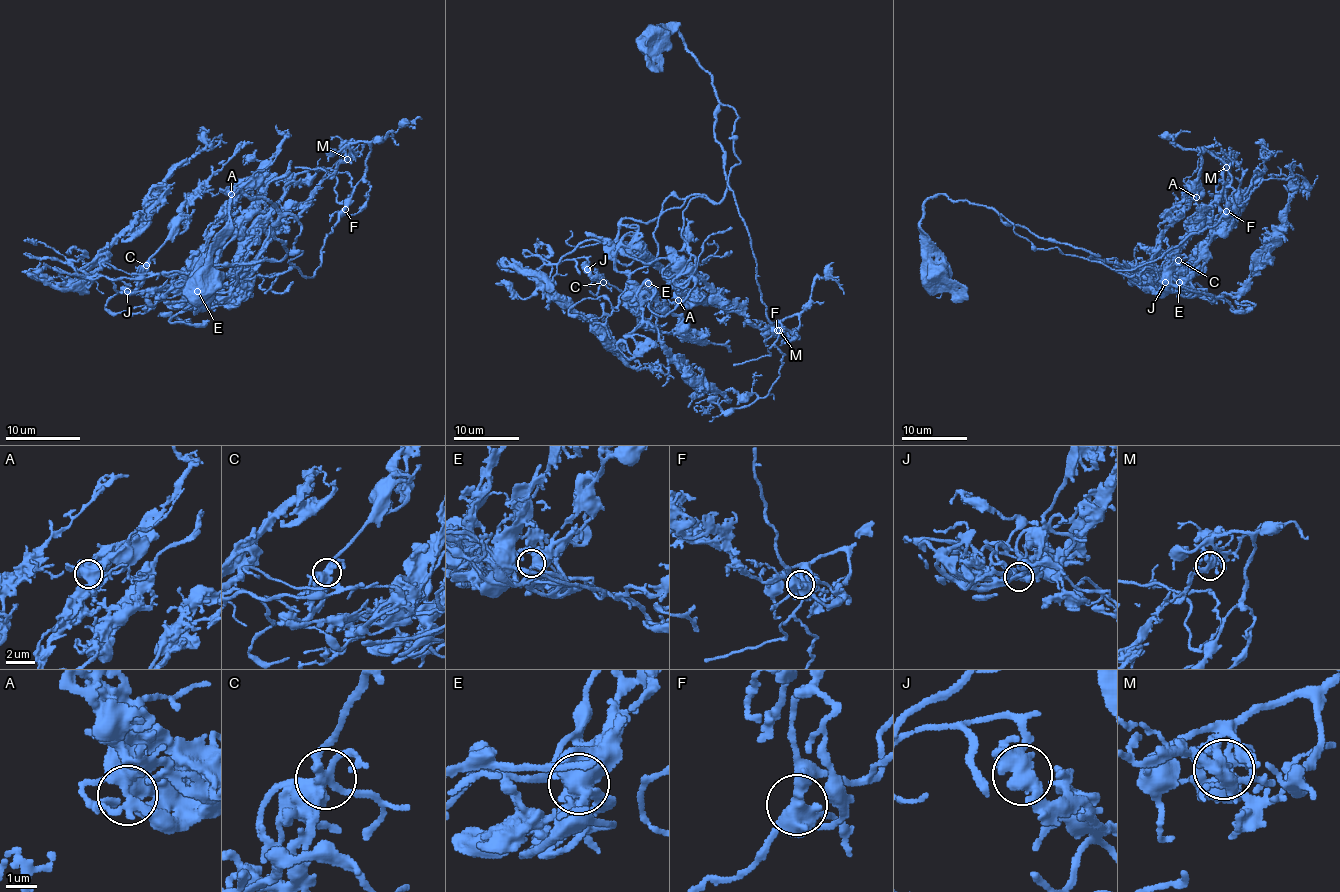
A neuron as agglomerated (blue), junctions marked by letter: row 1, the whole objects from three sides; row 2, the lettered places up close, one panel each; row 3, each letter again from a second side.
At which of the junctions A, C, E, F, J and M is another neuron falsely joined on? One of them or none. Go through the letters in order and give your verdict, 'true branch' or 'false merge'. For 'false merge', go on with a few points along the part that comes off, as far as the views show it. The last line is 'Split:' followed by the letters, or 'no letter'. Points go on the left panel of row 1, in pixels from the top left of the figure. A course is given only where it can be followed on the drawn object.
A: true branch
C: true branch
E: true branch
F: true branch
J: true branch
M: true branch
Split: no letter

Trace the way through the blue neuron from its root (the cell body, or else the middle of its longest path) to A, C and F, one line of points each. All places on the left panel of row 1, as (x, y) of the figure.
A: (199, 287), (212, 285), (238, 190), (276, 207), (272, 231), (287, 254), (166, 272), (182, 278), (231, 194)
C: (199, 287), (212, 285), (229, 200), (240, 190), (270, 201), (279, 261), (100, 276), (132, 291), (145, 265)
F: (199, 287), (212, 285), (238, 190), (296, 218), (302, 252), (289, 261), (307, 278), (345, 209)

